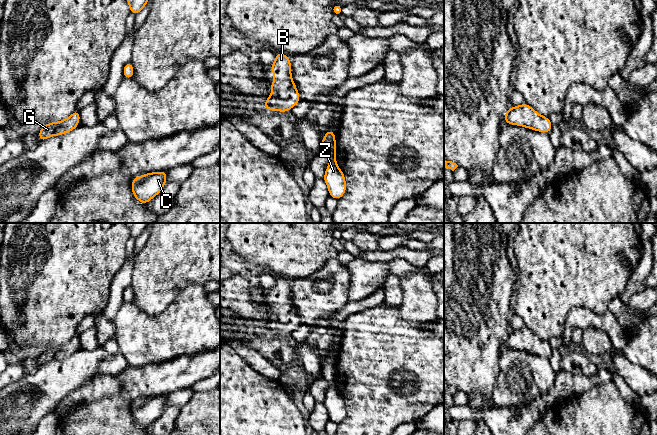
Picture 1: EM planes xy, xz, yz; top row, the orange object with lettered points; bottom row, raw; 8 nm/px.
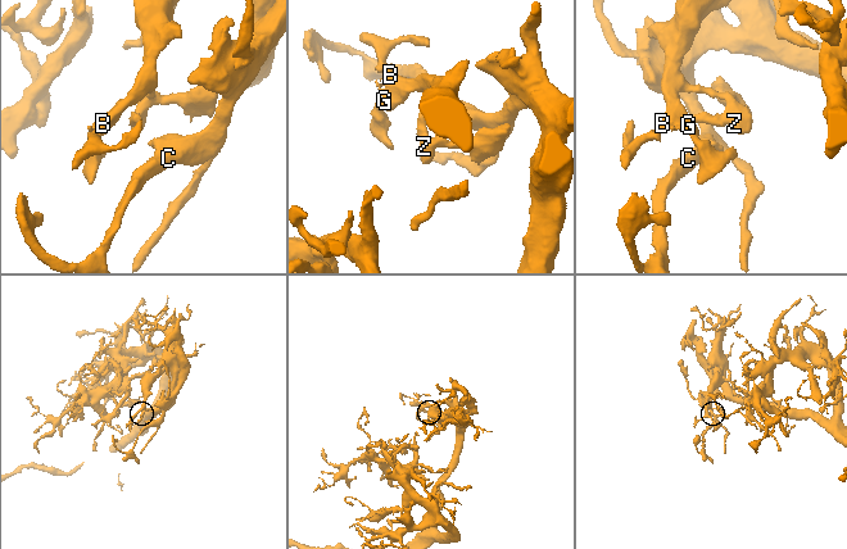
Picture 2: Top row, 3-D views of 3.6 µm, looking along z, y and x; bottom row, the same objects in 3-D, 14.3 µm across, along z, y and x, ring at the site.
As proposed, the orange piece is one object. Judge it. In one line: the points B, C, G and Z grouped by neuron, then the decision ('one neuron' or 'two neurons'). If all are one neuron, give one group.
groups B C G Z; one neuron

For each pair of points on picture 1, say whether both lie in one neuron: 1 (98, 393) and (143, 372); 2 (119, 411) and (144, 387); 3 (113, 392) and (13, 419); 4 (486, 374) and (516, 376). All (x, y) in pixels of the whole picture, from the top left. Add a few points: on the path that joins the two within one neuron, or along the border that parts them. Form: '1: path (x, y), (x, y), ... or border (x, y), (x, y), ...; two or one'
1: path (109, 386), (116, 386), (119, 383), (132, 383); one
2: border (106, 398), (126, 398), (131, 403); two
3: border (73, 390), (58, 404), (54, 411); two
4: border (501, 352), (498, 375), (491, 395); two

